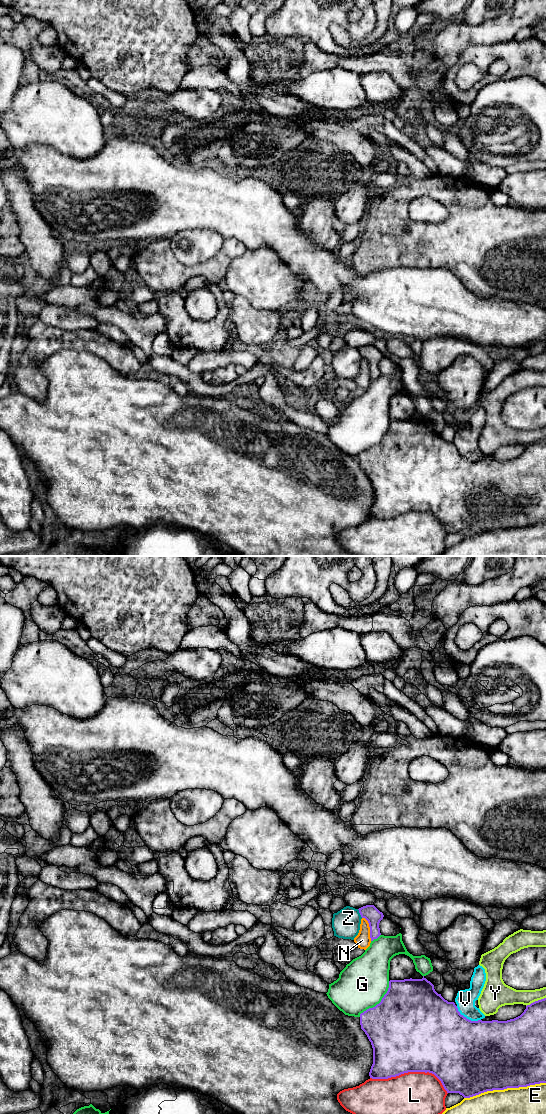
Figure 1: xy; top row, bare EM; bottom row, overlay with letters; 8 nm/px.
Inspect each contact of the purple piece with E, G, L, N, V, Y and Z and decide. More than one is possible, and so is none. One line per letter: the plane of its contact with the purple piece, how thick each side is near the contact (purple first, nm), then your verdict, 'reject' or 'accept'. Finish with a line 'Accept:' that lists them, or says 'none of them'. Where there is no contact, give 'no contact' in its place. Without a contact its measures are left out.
E: xy | 500/220 nm | reject
G: xy | 500/400 nm | reject
L: xy | 500/340 nm | reject
N: xy | 120/120 nm | reject
V: xy | 500/160 nm | reject
Y: xy | 280/160 nm | reject
Z: xy | 120/220 nm | reject
Accept: none of them

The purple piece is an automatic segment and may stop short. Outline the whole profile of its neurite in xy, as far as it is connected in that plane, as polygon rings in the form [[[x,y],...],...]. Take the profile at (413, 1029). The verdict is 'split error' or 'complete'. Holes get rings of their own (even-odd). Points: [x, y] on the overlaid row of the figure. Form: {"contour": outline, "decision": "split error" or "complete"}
{"contour": [[[424,976],[422,979],[390,980],[388,991],[381,1002],[360,1014],[360,1025],[373,1048],[373,1064],[369,1072],[372,1079],[388,1079],[408,1072],[429,1072],[441,1081],[447,1093],[459,1093],[464,1098],[470,1098],[487,1091],[546,1083],[546,998],[527,1005],[524,1012],[514,1019],[507,1021],[471,1021],[460,1014],[454,1002],[448,1002],[441,994],[438,994],[434,985]]], "decision": "complete"}

